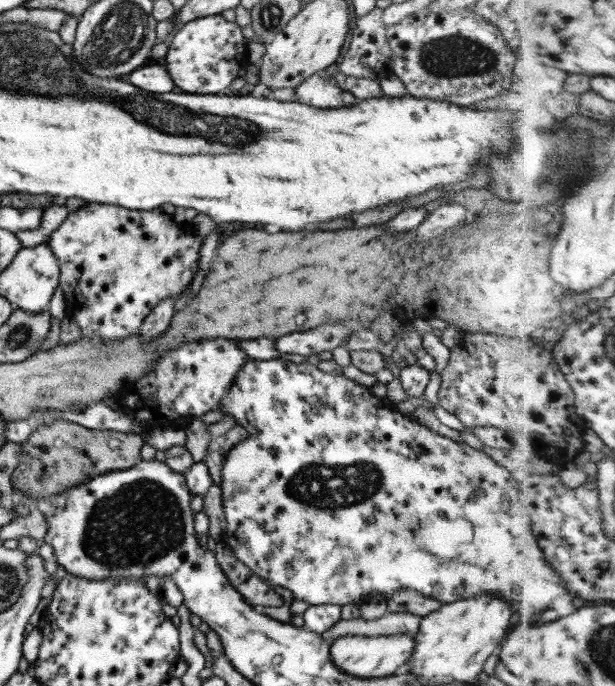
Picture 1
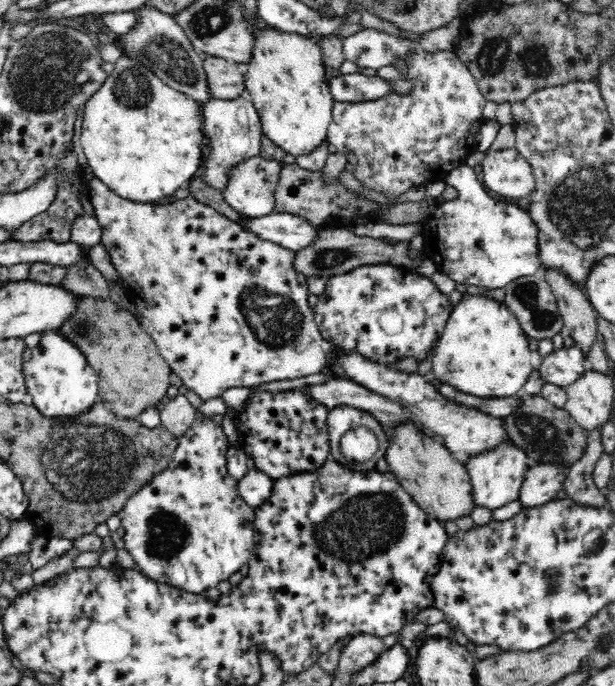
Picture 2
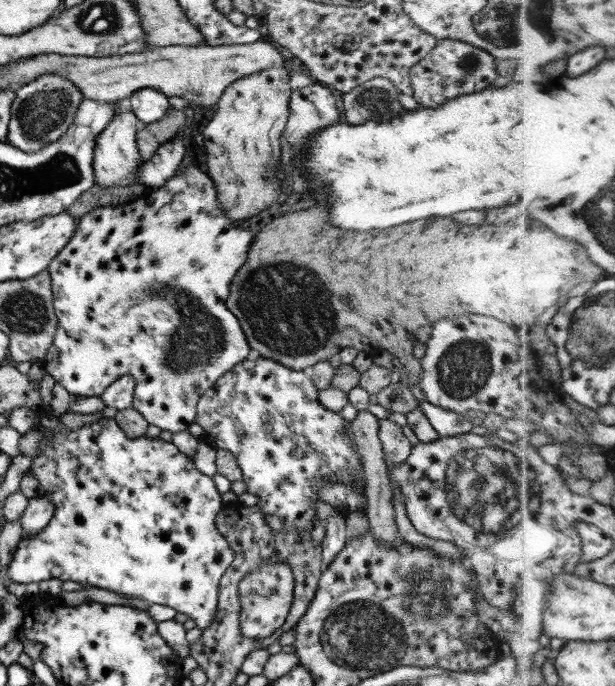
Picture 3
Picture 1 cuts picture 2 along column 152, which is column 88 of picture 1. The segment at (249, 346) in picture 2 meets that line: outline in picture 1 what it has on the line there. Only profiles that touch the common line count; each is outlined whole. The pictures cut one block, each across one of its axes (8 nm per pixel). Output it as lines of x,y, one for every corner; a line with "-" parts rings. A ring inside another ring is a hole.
86,203
84,206
70,211
66,220
50,235
48,243
55,257
59,260
59,285
64,296
66,306
66,319
75,320
80,334
84,339
96,343
98,341
118,341
139,332
140,326
150,311
165,298
179,298
180,294
189,287
196,272
198,272
198,260
200,260
200,248
202,248
203,238
197,235
191,226
184,227
176,224
173,215
162,212
159,208
152,210
130,210
113,204

